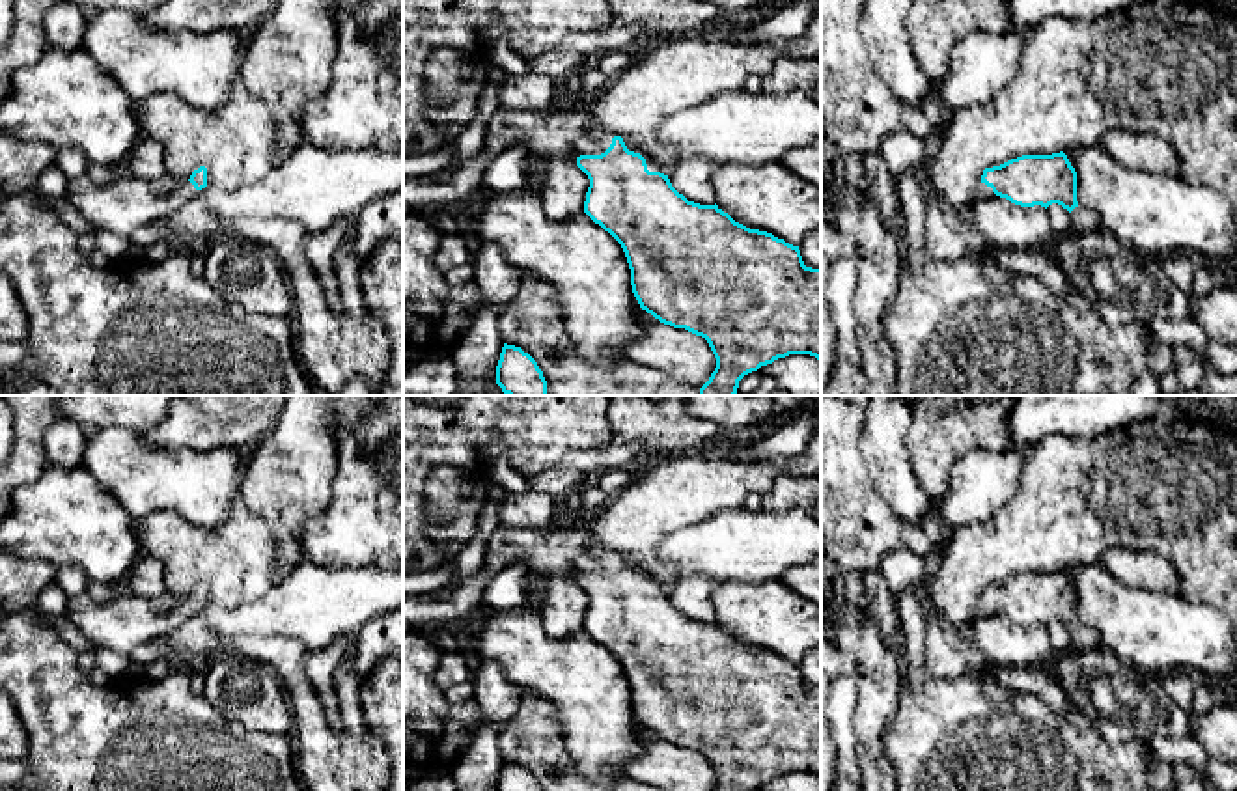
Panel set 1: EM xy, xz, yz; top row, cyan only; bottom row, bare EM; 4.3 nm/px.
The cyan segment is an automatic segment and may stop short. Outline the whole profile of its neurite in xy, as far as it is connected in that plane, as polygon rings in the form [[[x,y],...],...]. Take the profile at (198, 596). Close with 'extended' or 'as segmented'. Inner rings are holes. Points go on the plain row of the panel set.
[[[205,584],[194,588],[188,597],[164,591],[153,599],[121,588],[108,603],[97,603],[88,591],[71,597],[67,618],[91,644],[129,655],[140,644],[166,638],[205,604]]] | extended

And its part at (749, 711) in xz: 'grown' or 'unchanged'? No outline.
grown

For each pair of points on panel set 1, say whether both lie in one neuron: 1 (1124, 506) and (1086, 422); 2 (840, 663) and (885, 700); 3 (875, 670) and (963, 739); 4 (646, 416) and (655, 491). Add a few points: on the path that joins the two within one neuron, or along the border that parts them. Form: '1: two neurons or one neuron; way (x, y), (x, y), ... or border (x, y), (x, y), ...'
1: two neurons; border (1137, 420), (1109, 430), (1096, 439)
2: two neurons; border (840, 648), (853, 661), (853, 678)
3: two neurons; border (905, 683), (900, 694), (900, 709), (885, 730)
4: two neurons; border (696, 450), (667, 457)

